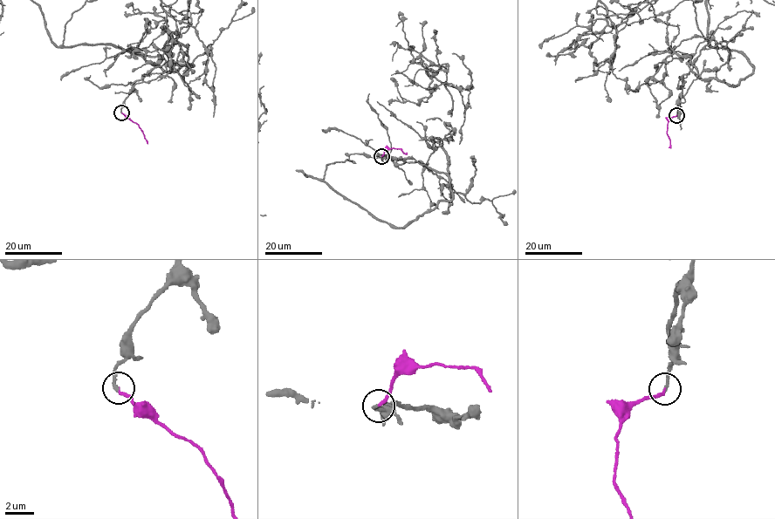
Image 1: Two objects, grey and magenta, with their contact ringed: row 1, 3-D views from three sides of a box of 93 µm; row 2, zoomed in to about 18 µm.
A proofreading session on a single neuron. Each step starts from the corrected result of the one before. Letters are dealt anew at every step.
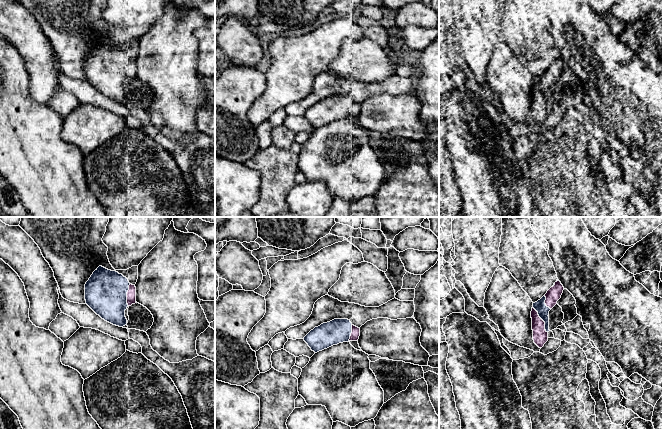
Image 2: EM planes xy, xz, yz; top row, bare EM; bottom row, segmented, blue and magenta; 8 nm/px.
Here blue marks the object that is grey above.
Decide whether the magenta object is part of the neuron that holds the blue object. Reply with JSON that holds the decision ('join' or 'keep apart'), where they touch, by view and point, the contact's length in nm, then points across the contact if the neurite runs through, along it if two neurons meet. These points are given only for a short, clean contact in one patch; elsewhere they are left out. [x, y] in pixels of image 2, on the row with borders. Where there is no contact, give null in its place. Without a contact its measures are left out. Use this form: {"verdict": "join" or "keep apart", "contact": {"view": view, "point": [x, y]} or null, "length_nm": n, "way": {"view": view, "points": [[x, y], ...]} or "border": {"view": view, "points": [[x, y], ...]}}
{"verdict": "join", "contact": {"view": "yz", "point": [542, 319]}, "length_nm": 240}

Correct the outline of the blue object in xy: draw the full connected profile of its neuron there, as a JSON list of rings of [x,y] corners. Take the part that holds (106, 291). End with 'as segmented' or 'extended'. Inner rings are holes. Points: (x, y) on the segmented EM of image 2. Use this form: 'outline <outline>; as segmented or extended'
outline [[[99,266],[85,284],[86,304],[105,321],[127,325],[125,310],[136,302],[136,287],[116,271]]]; extended

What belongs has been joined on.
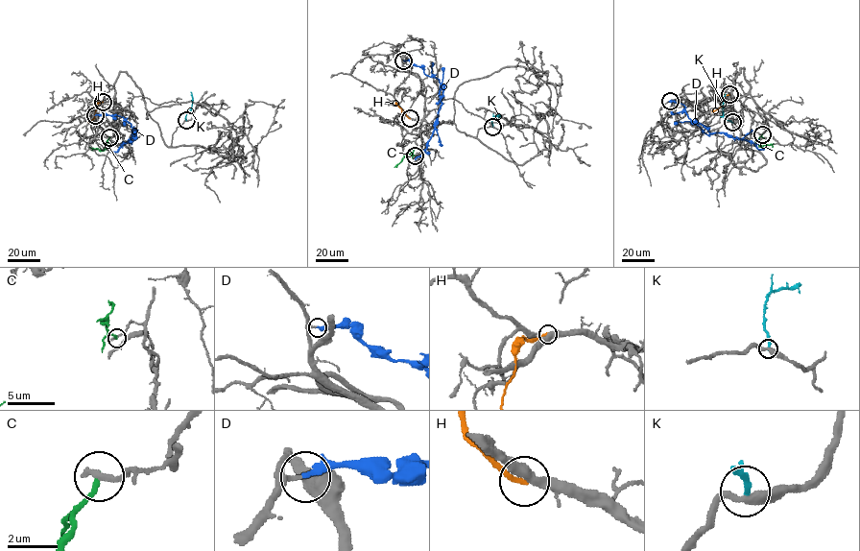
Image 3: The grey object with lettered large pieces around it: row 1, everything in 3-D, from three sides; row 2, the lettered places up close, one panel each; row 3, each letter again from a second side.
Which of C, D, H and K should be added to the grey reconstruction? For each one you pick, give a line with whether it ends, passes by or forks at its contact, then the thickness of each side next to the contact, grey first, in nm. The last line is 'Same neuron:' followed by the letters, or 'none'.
Same neuron: none

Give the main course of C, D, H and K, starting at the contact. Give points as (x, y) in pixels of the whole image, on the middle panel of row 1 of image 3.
C: (415, 155), (413, 153), (405, 155), (394, 167)
D: (403, 60), (420, 66), (426, 75), (437, 77), (441, 84), (441, 104), (434, 131), (428, 146), (415, 159)
H: (410, 118), (394, 103)
K: (492, 126), (492, 116), (499, 114), (498, 116)

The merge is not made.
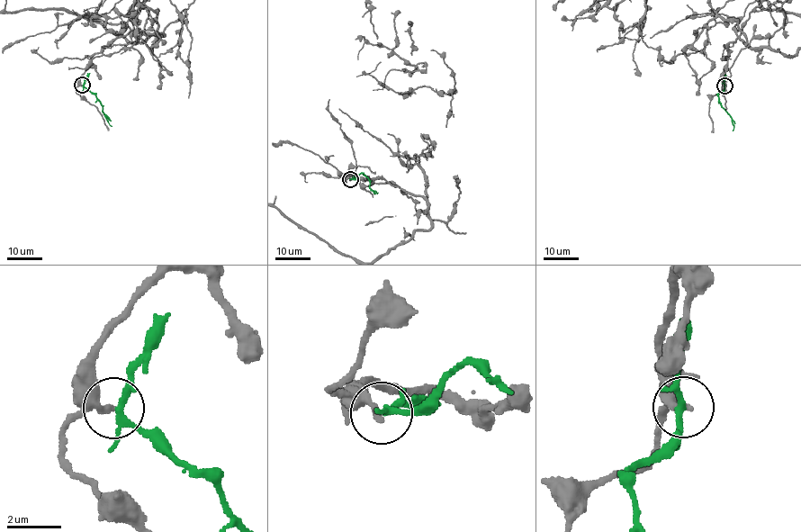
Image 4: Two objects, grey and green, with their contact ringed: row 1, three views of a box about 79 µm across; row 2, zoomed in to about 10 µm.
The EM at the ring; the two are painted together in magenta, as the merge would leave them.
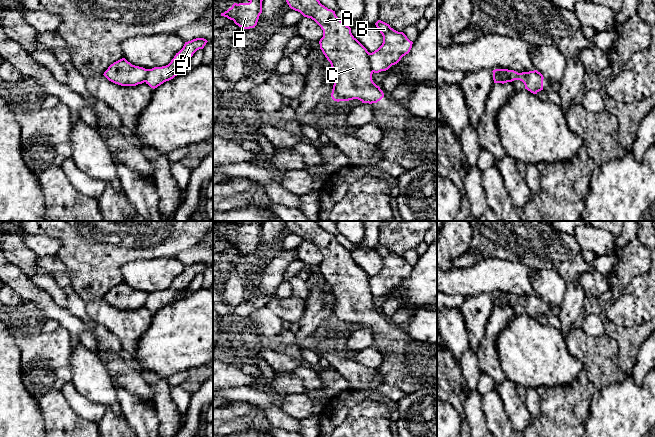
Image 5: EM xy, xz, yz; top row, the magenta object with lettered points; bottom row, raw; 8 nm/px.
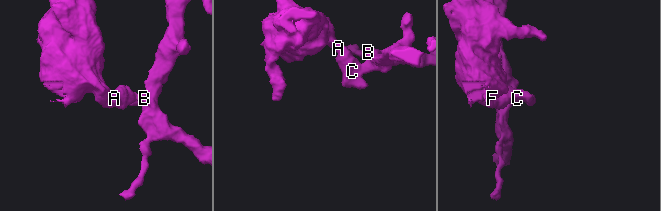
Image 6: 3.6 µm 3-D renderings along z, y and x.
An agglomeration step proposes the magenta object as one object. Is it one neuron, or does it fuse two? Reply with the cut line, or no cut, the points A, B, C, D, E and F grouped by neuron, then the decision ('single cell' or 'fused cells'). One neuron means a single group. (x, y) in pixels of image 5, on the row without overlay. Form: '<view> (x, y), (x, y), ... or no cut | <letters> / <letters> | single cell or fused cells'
xz (368, 277), (370, 291), (373, 295) | A C F / B D E | fused cells

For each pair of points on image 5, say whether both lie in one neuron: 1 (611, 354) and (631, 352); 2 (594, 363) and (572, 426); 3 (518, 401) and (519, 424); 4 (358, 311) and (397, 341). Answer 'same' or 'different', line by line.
1: different
2: same
3: same
4: same

